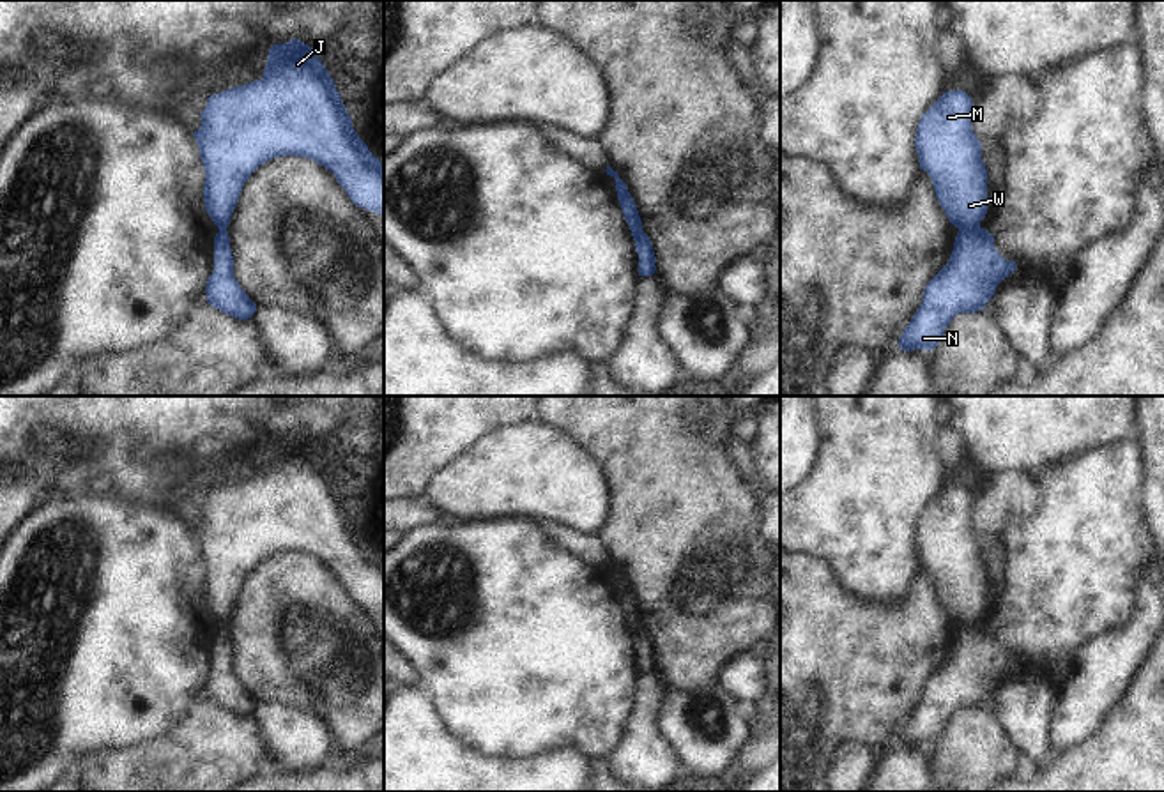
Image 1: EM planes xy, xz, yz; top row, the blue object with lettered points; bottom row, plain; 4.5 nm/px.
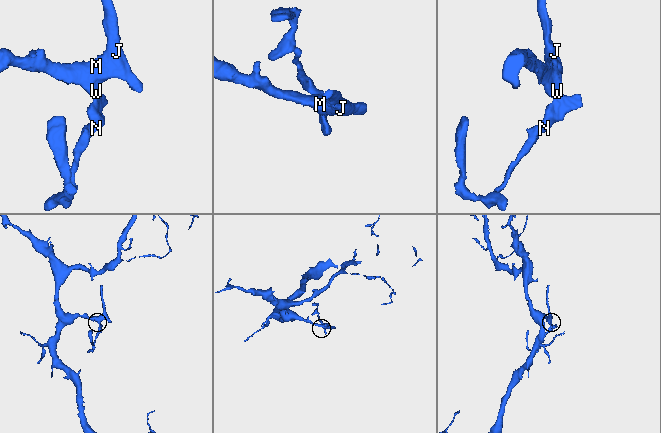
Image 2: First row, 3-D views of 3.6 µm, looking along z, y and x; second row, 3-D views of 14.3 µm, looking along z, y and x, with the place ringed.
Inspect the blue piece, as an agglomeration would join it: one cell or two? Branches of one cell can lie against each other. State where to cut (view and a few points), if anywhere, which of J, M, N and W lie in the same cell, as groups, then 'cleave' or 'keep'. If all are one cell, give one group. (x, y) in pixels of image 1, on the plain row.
cut yz (979, 621), (959, 626); groups J M W / N; cleave

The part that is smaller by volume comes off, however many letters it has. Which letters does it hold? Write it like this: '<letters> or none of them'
N

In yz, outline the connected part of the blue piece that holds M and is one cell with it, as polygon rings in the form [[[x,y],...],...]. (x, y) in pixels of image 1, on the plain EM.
[[[943,488],[922,511],[915,532],[920,566],[930,571],[948,617],[964,628],[978,624],[985,613],[989,580],[971,506],[966,488]]]

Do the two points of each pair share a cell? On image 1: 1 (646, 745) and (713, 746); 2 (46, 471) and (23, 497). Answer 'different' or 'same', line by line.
1: different
2: same

